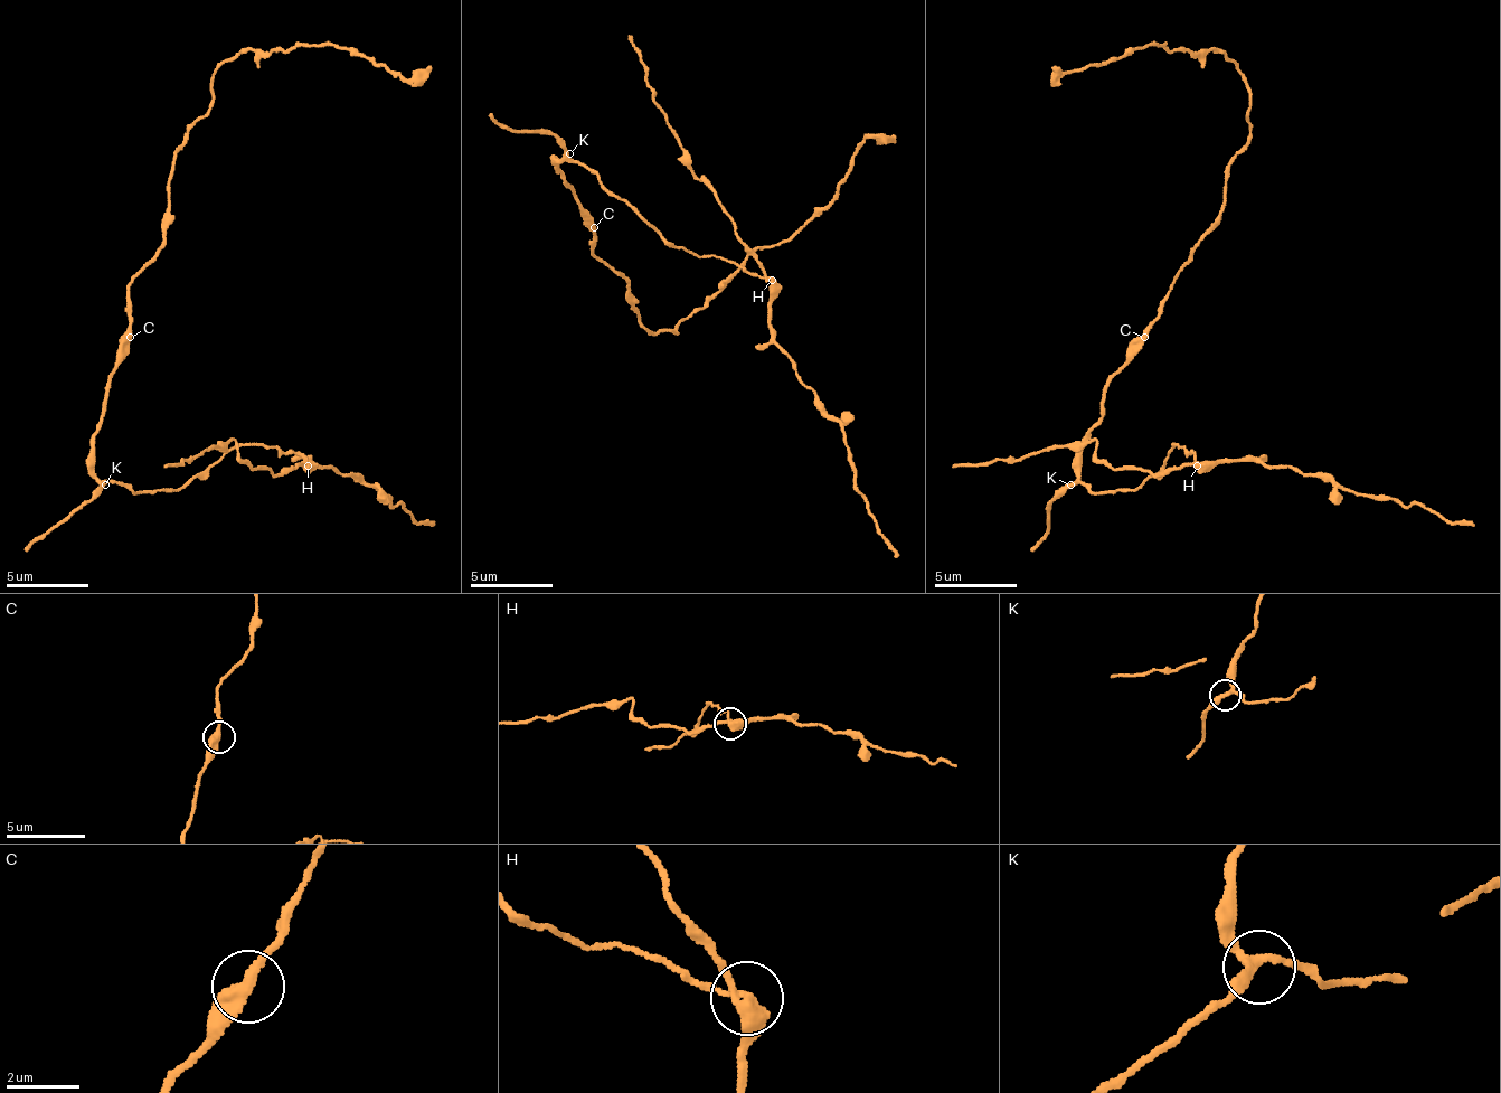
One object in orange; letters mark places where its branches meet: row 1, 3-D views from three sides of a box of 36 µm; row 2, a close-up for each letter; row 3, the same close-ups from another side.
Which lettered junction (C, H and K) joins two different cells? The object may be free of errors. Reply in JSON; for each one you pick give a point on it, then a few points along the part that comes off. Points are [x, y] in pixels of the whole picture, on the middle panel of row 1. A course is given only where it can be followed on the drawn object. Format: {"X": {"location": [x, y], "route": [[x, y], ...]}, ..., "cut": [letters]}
{"H": {"location": [772, 280], "route": [[771, 281], [771, 342], [840, 424], [865, 507], [898, 556]]}, "cut": ["H"]}

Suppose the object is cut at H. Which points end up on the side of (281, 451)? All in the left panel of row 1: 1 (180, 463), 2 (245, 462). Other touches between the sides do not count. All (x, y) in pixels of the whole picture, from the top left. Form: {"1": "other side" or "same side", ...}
{"1": "other side", "2": "other side"}

